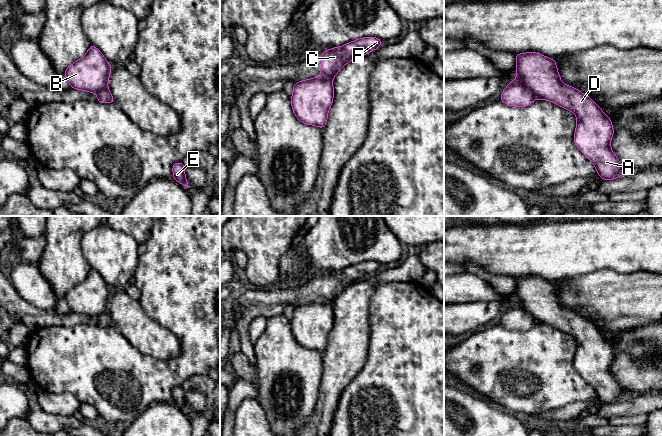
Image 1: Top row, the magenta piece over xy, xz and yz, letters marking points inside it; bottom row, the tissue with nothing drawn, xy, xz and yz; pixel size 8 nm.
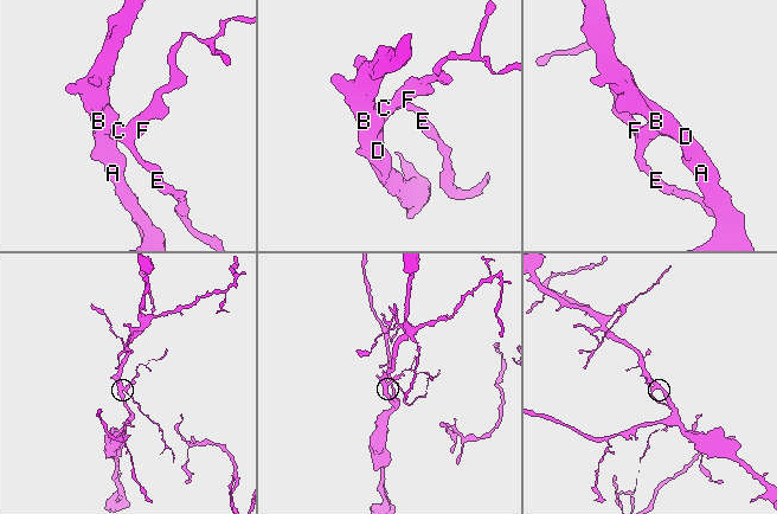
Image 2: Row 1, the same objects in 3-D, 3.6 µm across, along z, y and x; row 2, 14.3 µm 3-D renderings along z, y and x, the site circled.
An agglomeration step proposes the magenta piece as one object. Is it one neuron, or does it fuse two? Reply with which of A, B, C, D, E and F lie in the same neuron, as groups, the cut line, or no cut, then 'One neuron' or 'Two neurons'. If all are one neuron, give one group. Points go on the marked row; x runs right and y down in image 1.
Groups: A B D / C E F. Split along yz (515, 80), (526, 86), (536, 97). Two neurons

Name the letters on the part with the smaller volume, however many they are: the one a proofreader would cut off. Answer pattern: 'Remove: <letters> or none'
Remove: C, E, F

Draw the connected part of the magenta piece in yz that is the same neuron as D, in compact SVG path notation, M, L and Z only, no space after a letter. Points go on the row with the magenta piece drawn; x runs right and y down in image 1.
M540 53L514 55L516 81L529 88L537 99L551 101L576 115L574 143L593 163L603 180L613 180L628 170L611 149L614 129L610 118L587 95L562 83L554 59Z

